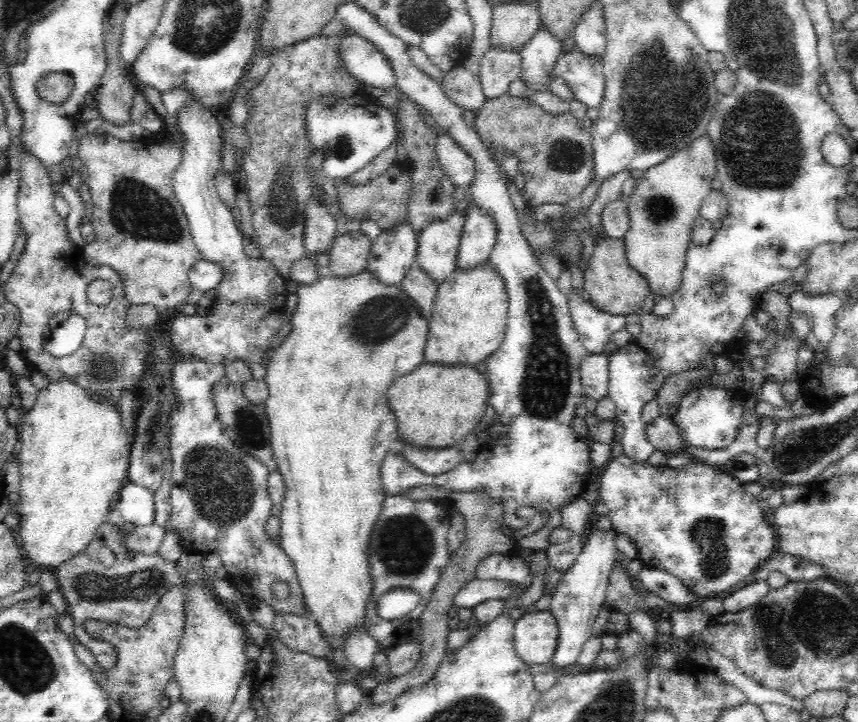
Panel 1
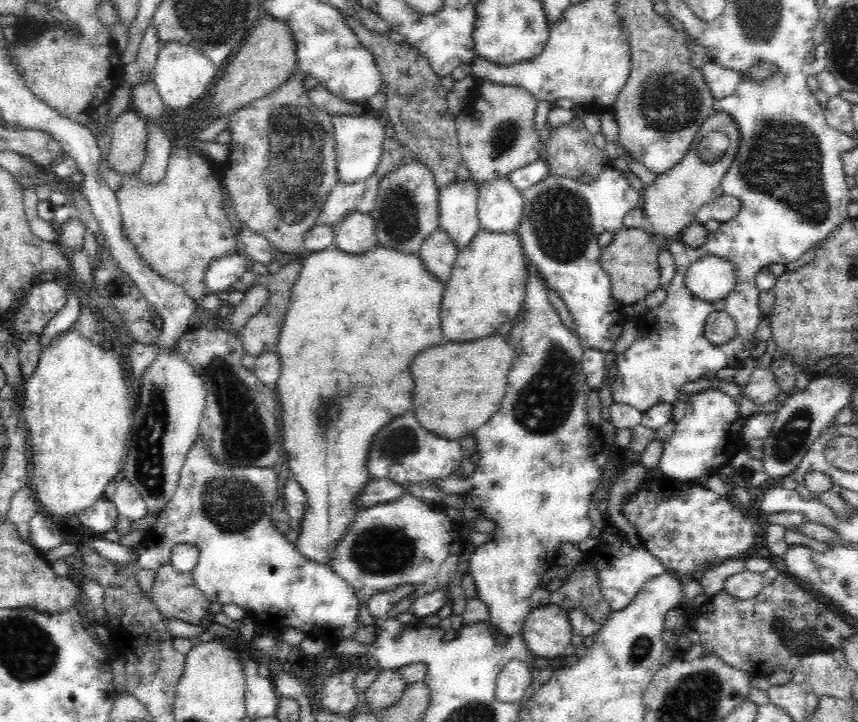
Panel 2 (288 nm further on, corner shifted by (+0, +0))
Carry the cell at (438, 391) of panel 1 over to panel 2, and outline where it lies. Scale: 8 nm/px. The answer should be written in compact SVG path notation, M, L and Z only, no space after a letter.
M488 334L480 340L436 344L412 362L414 412L422 428L448 440L462 440L484 426L502 408L508 376L520 358L510 334Z

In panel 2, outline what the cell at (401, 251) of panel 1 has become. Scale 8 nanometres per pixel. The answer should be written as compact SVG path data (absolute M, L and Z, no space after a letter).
M406 156L394 170L390 170L378 186L378 198L370 216L376 222L376 234L380 246L390 246L402 252L418 252L428 234L440 226L440 188L434 180L434 172L424 160Z

